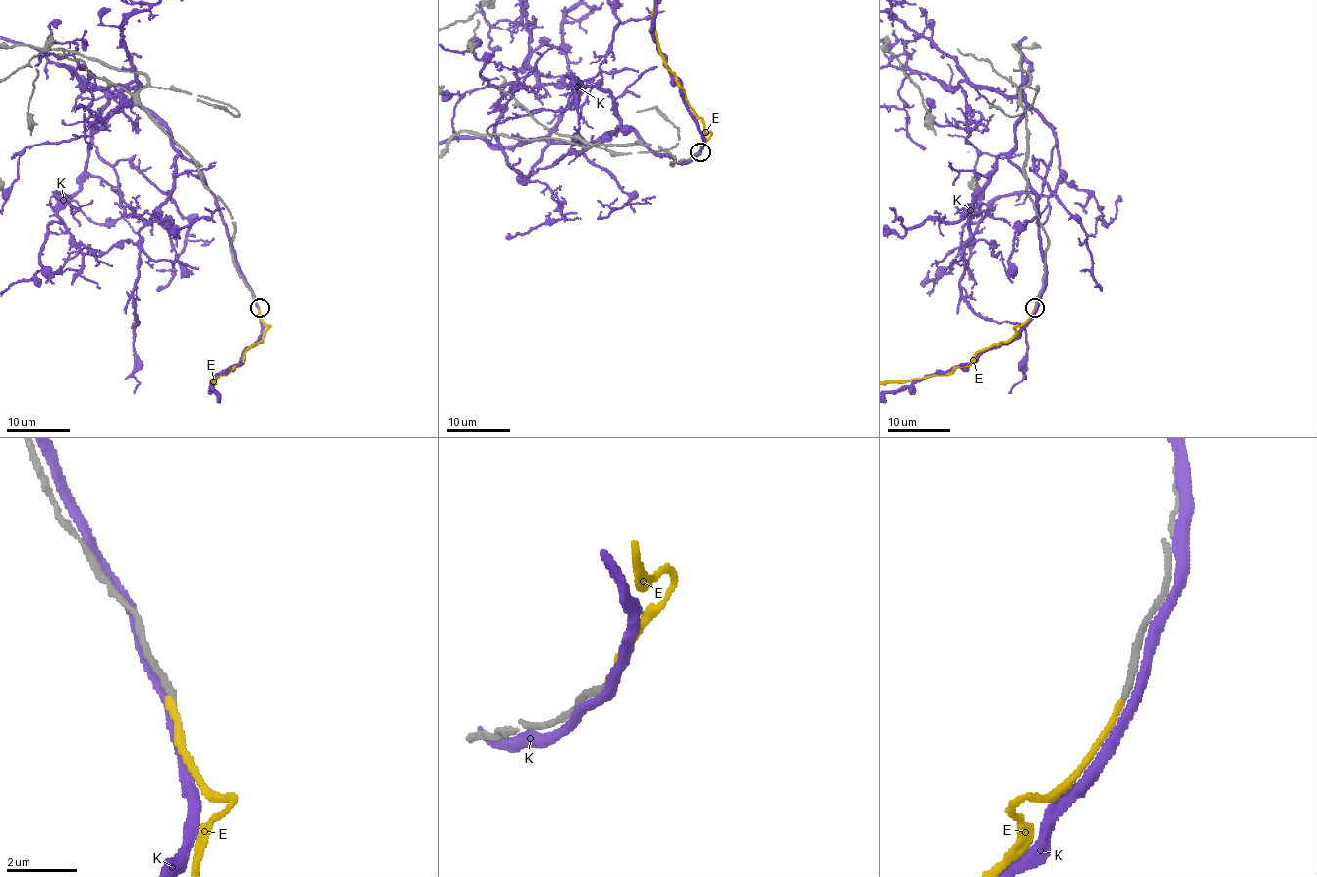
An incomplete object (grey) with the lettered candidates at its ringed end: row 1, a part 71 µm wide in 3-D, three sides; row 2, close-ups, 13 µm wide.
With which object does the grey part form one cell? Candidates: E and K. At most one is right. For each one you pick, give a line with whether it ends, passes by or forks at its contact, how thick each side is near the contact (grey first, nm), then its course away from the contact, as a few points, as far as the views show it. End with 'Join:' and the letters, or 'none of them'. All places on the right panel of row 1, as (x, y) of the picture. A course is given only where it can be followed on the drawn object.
Join: none of them

